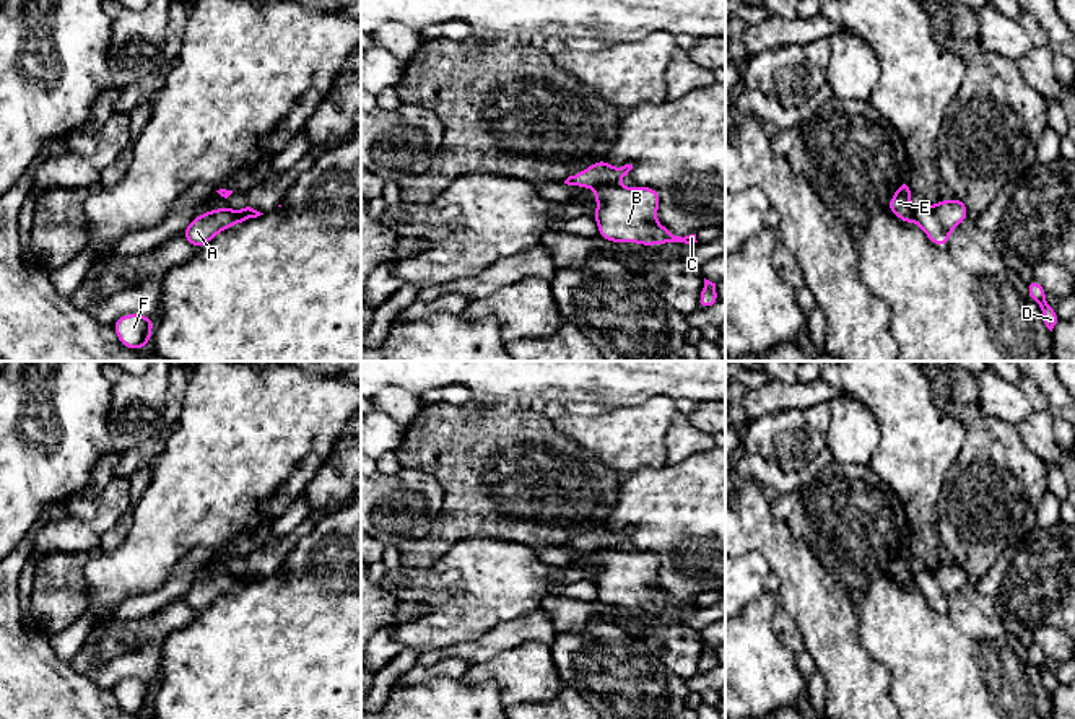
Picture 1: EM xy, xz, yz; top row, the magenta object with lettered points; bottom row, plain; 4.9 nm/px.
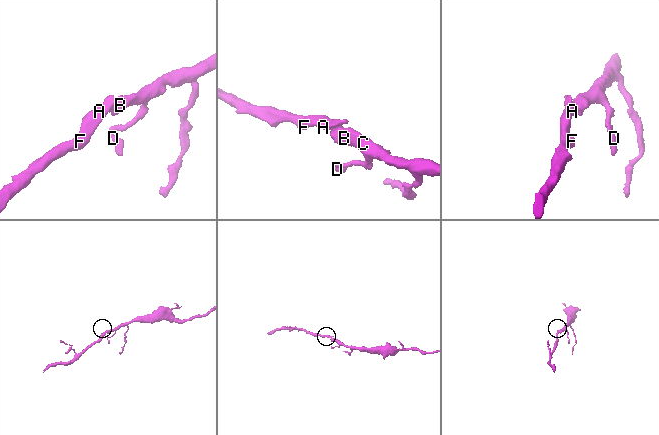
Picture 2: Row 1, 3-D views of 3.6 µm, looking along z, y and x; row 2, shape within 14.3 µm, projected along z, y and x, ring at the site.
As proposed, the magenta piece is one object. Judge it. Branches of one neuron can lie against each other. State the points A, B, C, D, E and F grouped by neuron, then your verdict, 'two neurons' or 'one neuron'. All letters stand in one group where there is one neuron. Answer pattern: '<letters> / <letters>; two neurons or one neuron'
A E F / B C D; two neurons

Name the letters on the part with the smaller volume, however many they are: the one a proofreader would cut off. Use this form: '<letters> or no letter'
A, E, F

